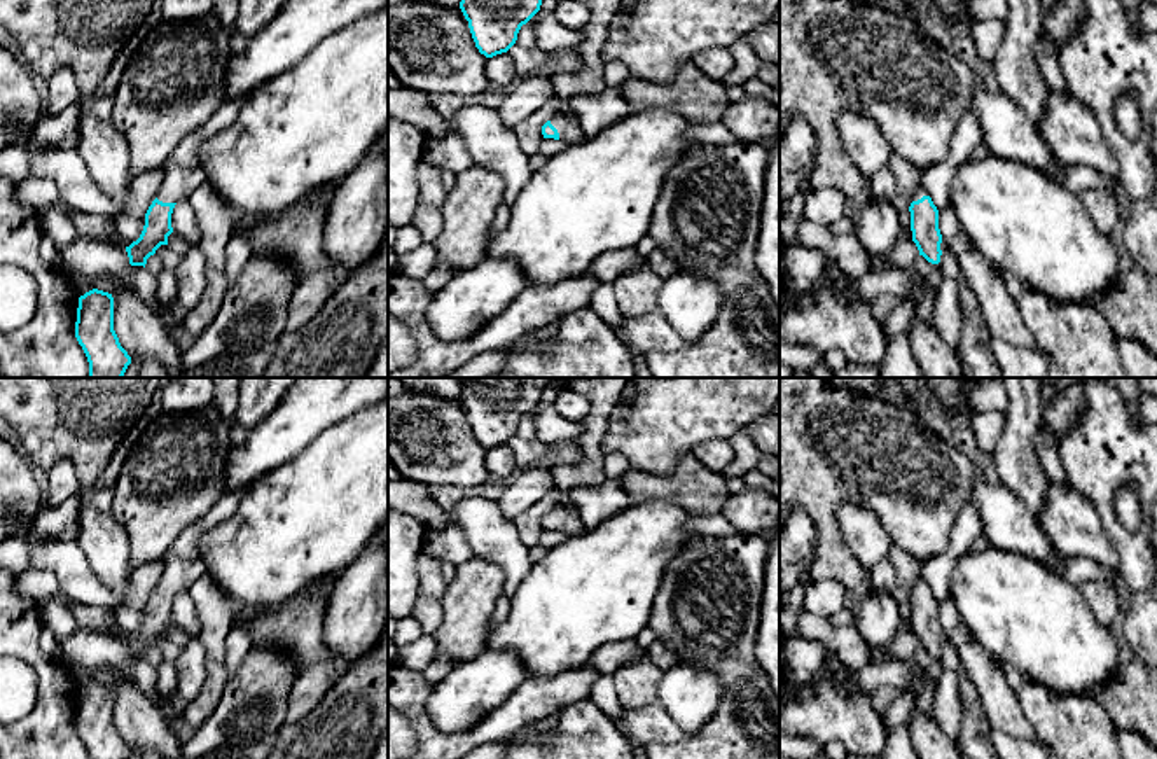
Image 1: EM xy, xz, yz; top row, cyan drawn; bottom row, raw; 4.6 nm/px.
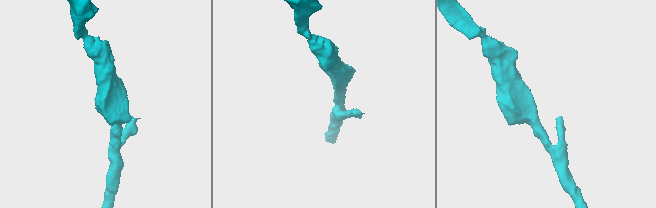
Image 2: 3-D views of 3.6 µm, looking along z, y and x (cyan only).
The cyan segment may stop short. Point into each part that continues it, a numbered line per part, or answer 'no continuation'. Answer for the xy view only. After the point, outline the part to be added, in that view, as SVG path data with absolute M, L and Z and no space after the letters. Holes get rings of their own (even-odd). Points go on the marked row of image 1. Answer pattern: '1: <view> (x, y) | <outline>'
1: xy (182, 175) | M245 96L224 100L213 115L196 131L189 133L168 156L163 164L164 180L156 196L159 201L178 203L204 184L204 173L197 166L197 149L229 128L238 117L243 103Z

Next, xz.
1: xz (568, 132) | M559 112L551 119L551 124L558 129L559 140L575 143L585 136L578 124L573 124L566 115Z

